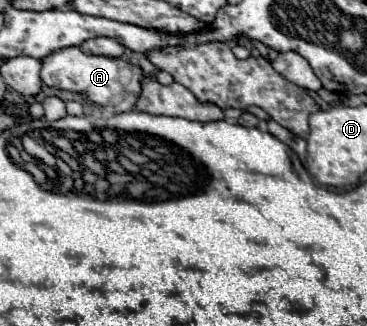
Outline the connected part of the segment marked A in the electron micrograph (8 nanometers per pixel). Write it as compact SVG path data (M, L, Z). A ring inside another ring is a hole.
M68 47L68 49L56 51L48 57L44 57L40 75L42 75L44 85L48 85L52 89L84 95L100 107L112 107L114 105L116 113L124 113L124 111L134 109L134 105L140 97L140 85L144 81L144 73L138 65L132 65L124 59L84 55L78 47Z

